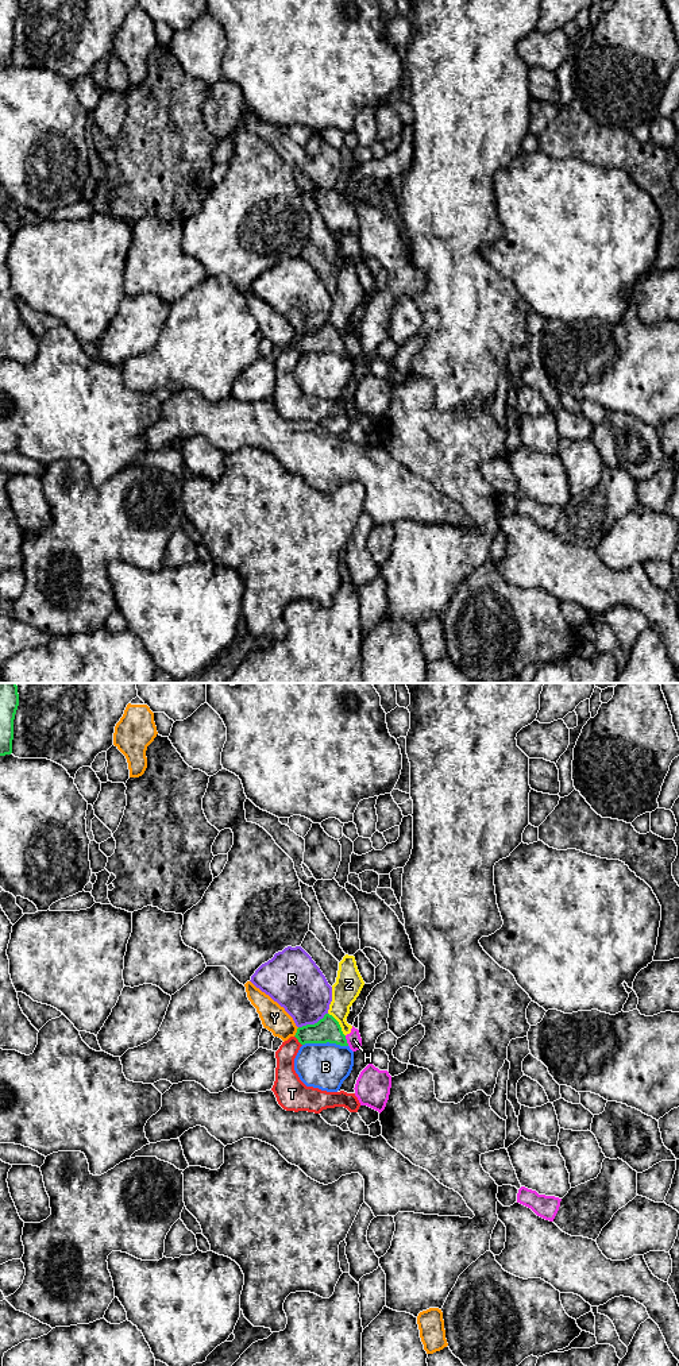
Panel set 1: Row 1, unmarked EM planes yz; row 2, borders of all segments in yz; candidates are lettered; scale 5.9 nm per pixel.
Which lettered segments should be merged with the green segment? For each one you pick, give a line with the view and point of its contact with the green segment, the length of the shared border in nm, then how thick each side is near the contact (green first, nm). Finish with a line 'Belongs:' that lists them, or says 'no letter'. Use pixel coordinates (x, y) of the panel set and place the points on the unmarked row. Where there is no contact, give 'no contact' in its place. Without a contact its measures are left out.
Belongs: no letter

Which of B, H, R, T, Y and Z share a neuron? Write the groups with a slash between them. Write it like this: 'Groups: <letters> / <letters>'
Groups: B / H Z / R / T / Y

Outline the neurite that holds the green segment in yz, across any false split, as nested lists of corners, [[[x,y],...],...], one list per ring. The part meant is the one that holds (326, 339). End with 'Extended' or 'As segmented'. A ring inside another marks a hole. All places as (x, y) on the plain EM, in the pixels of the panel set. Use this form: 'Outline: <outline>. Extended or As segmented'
Outline: [[[325,323],[324,327],[315,333],[298,336],[294,346],[301,354],[329,351],[348,355],[339,331],[329,323]]]. As segmented

